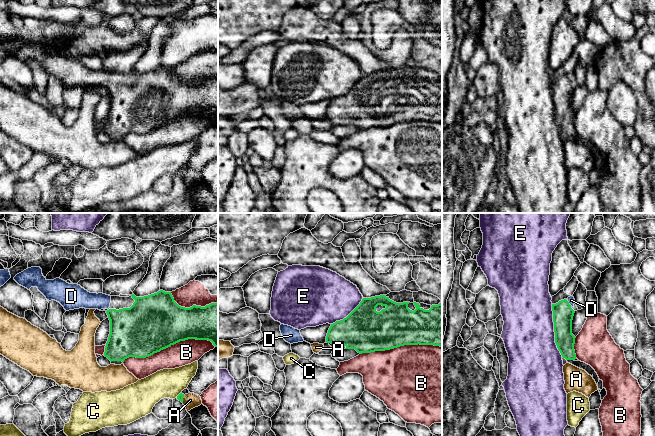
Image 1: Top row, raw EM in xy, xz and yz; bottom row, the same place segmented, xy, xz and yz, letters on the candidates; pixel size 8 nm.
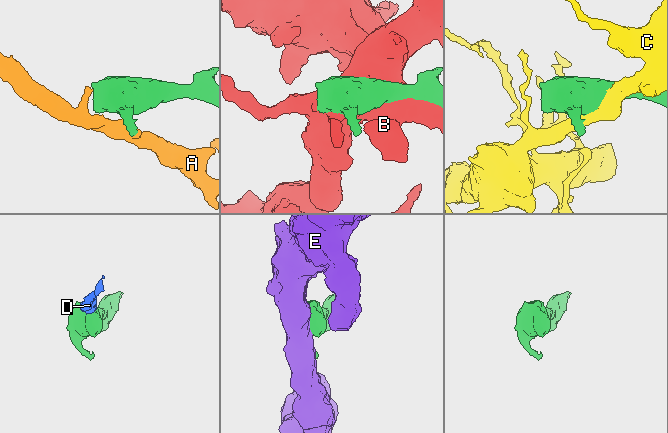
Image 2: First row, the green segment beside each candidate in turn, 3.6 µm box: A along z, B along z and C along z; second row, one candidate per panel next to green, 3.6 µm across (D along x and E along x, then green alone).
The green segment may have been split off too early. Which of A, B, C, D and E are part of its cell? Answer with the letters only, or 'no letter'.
D

